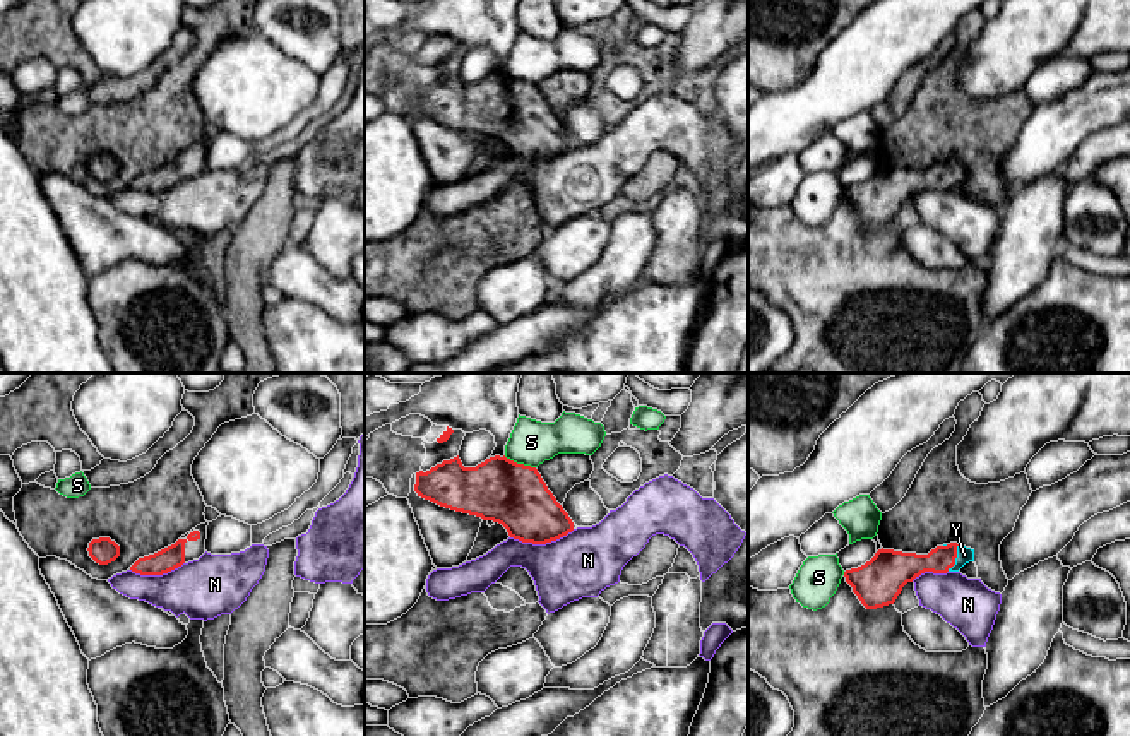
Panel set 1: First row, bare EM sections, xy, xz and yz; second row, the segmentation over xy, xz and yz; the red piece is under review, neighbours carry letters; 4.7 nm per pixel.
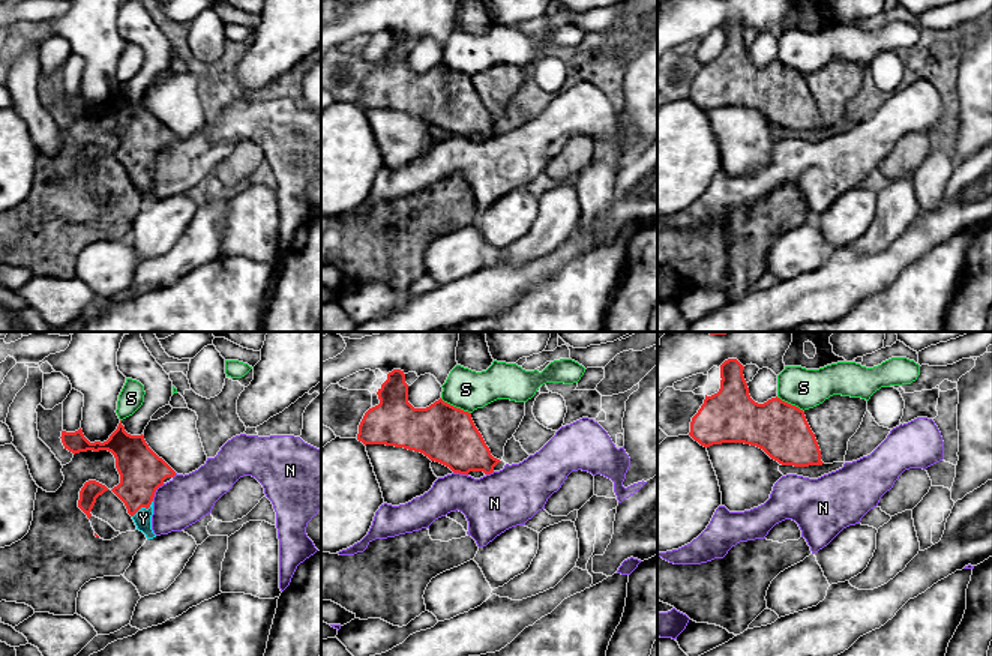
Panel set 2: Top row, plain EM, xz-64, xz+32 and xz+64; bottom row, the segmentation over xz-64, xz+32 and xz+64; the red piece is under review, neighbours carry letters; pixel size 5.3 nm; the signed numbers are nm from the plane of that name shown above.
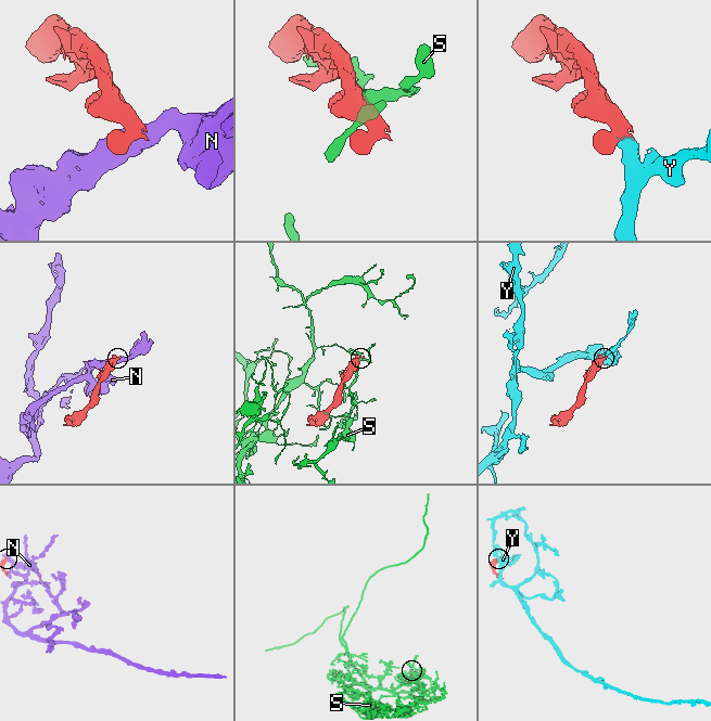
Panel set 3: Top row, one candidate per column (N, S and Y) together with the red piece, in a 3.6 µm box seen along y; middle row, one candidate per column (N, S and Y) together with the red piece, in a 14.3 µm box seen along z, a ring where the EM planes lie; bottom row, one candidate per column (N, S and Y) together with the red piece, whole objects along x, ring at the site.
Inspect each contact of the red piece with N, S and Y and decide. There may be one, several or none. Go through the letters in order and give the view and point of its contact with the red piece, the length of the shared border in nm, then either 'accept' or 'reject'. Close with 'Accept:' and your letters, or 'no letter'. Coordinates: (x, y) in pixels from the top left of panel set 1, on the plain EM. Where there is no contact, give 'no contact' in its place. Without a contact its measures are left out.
N: xz (541, 160) | 300 nm | reject
S: xz (519, 81) | 160 nm | reject
Y: yz (956, 173) | 140 nm | accept
Accept: Y

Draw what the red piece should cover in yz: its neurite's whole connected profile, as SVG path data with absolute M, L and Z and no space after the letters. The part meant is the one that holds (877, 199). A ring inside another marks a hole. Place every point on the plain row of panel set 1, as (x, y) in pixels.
M957 159L937 163L928 171L882 164L865 181L846 187L844 193L861 221L877 226L894 221L902 204L921 190L959 188L969 178L974 178L974 166Z

